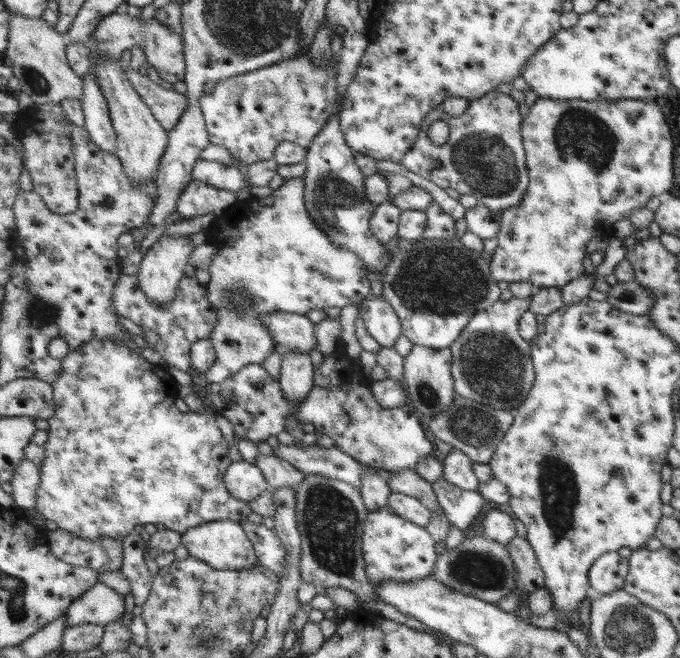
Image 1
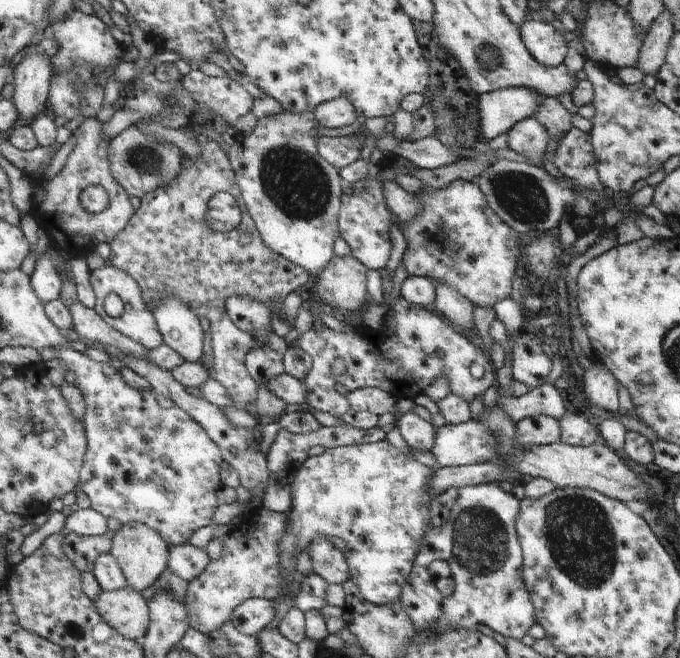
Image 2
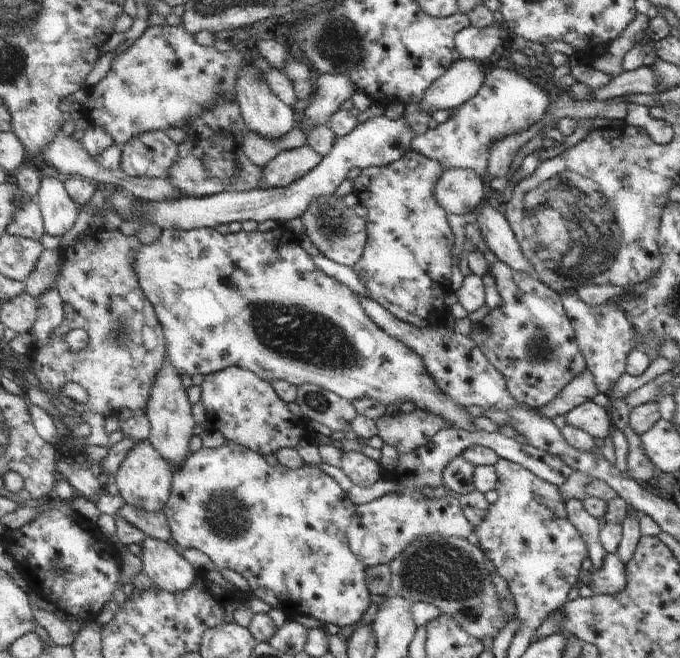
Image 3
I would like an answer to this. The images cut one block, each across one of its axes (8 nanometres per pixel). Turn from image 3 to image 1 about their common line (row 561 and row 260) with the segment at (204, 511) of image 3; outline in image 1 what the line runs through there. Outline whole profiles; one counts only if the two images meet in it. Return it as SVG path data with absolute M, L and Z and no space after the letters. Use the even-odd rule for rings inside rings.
M287 178L273 186L271 196L267 198L253 198L253 202L237 202L233 210L229 210L231 220L227 216L217 216L215 224L211 224L207 232L207 244L217 248L217 254L209 266L209 282L203 284L207 288L207 298L223 318L219 318L211 342L217 348L217 362L205 374L209 384L223 384L241 372L245 366L265 364L271 356L281 354L279 342L273 336L273 330L265 318L273 314L301 314L305 316L311 310L329 310L329 308L343 308L343 306L359 306L363 298L371 296L369 266L351 250L337 246L311 218L305 206L305 180L303 178Z

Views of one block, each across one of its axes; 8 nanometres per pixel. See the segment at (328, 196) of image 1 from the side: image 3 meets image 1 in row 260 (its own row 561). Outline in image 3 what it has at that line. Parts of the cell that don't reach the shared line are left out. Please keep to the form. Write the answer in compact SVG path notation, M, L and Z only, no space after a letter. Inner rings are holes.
M395 492L387 494L371 504L357 506L357 514L349 526L349 544L353 552L367 564L367 568L375 568L381 564L391 564L397 556L401 556L417 538L441 534L445 538L465 538L477 544L475 526L465 516L461 500L457 494L449 492L445 498L425 498L417 492Z

